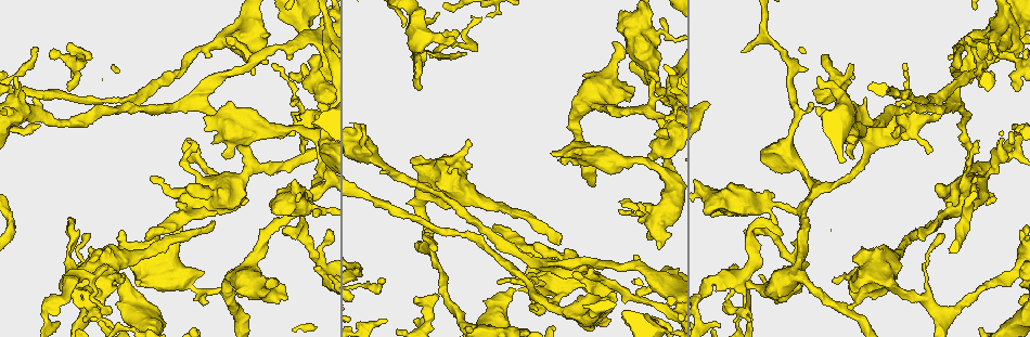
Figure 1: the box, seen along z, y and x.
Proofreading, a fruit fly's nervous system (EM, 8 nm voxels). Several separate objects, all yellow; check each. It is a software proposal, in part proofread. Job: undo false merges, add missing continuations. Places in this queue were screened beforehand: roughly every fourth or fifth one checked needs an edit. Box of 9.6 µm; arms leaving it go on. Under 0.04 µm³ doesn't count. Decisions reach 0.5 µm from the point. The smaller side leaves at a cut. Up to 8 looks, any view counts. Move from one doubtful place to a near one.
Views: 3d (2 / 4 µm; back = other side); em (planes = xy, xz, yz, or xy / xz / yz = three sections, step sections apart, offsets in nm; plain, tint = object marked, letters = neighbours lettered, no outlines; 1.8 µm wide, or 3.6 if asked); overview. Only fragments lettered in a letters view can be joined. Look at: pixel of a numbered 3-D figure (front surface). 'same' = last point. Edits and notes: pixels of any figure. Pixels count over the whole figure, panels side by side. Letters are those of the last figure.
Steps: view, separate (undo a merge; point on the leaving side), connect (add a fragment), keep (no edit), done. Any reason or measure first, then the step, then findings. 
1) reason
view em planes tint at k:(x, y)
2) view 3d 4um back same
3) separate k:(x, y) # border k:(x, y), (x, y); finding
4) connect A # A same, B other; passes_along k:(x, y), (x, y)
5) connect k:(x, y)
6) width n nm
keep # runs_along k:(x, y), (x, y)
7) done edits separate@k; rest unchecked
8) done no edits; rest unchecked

narrows sharply
view 3d 2um at 1:(421, 35)

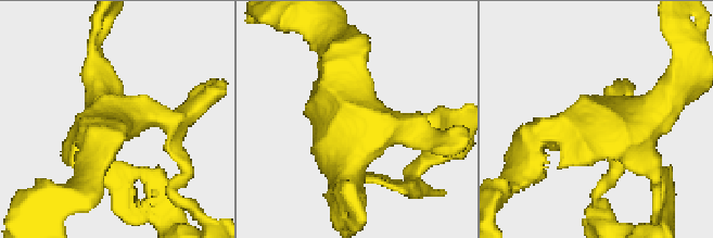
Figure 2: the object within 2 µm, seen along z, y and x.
view em planes tint at 2:(119, 121)

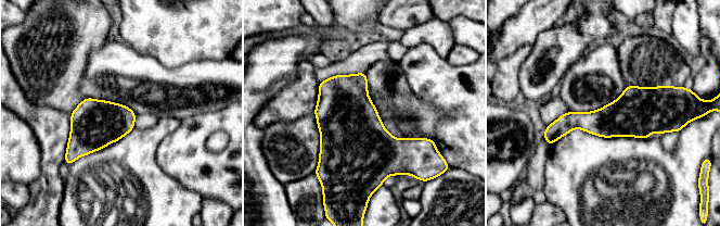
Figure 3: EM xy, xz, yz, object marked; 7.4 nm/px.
view em planes letters same

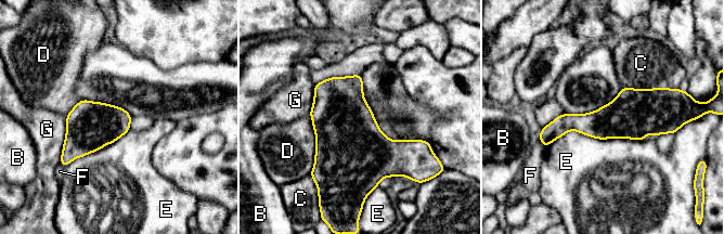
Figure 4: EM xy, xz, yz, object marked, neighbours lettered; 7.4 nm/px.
keep # B other, C other, D other, E other, F other, G other; continuous, no second cell

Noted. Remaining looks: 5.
view em xy step 4 tint at 1:(781, 233)

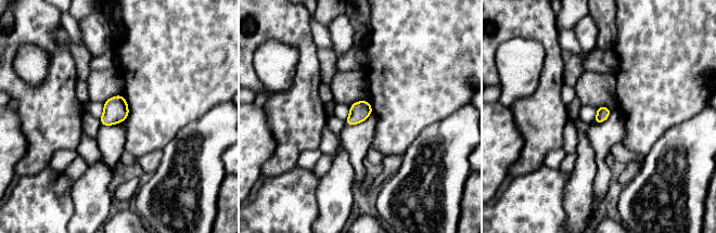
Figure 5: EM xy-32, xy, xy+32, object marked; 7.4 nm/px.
cut it another way
view em planes letters same

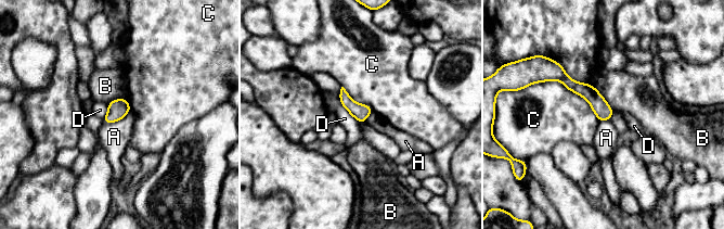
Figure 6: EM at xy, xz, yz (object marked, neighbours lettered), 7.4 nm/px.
keep # A other, B other, C other, D other; no lettered fragment goes on from it

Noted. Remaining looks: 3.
view em planes letters at 1:(663, 130)

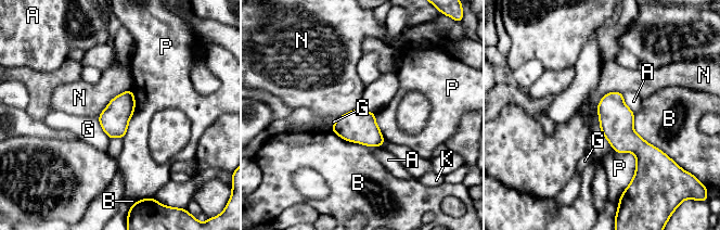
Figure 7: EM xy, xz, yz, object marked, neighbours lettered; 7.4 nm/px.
keep # A other, B other, G other, K other, N other, P other; border 7:(131, 89), (115, 96), (97, 118); no lettered fragment goes on from it

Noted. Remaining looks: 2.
done no edits; rest unchecked

